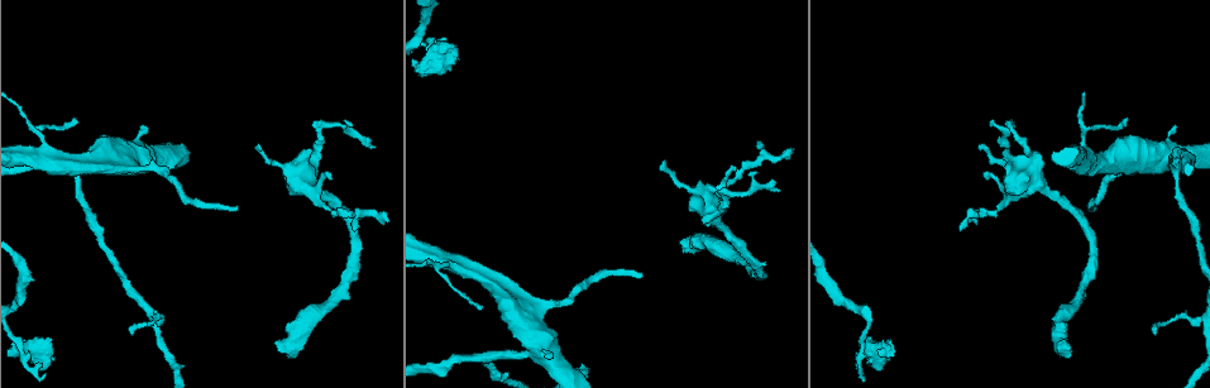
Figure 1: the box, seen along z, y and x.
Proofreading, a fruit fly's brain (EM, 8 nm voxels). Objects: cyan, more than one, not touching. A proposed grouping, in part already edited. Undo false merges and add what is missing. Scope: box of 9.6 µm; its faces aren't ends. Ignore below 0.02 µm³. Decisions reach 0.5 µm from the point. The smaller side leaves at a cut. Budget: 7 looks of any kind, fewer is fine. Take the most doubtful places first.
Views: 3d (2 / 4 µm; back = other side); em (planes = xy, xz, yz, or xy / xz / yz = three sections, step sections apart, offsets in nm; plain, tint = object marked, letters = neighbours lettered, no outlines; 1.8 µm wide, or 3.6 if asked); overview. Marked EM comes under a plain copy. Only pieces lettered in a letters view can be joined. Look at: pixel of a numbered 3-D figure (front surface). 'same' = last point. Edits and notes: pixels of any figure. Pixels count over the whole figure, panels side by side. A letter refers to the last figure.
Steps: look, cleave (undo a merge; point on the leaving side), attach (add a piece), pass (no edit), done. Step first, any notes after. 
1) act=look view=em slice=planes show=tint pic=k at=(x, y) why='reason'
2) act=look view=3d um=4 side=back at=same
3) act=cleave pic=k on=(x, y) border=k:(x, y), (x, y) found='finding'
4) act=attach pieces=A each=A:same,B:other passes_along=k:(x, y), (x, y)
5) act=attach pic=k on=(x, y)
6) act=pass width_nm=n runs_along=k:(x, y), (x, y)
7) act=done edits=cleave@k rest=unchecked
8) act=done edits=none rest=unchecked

act=look view=em slice=planes show=letters pic=1 at=(643, 276) why='tapers out'

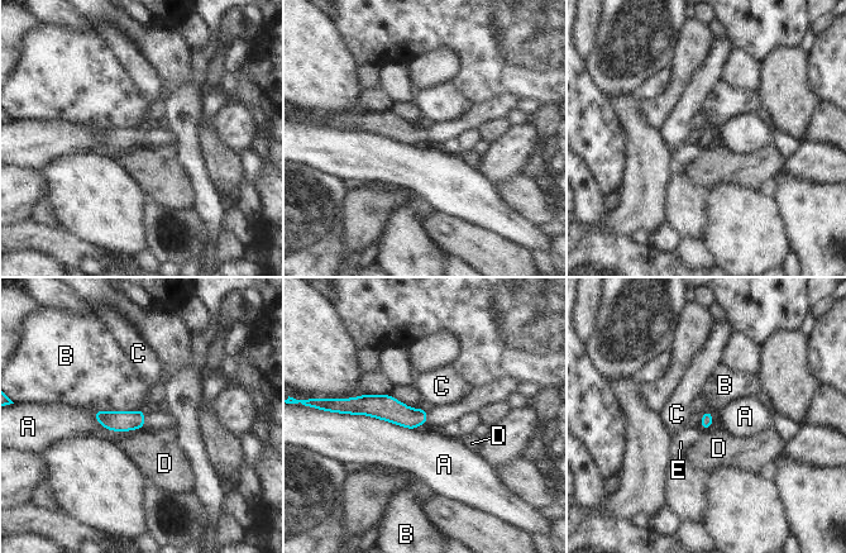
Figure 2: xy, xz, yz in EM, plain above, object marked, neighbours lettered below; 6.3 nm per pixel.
act=pass longest_contact=A:500nm each=A:other,B:other,C:other,D:other,E:other runs_along=2:(350, 405), (385, 406), (424, 419) found='none of them fits'

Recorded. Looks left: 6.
act=look view=em um=3.6 slice=yz step=4 show=tint pic=1 at=(530, 354) why='looks like a crossing'

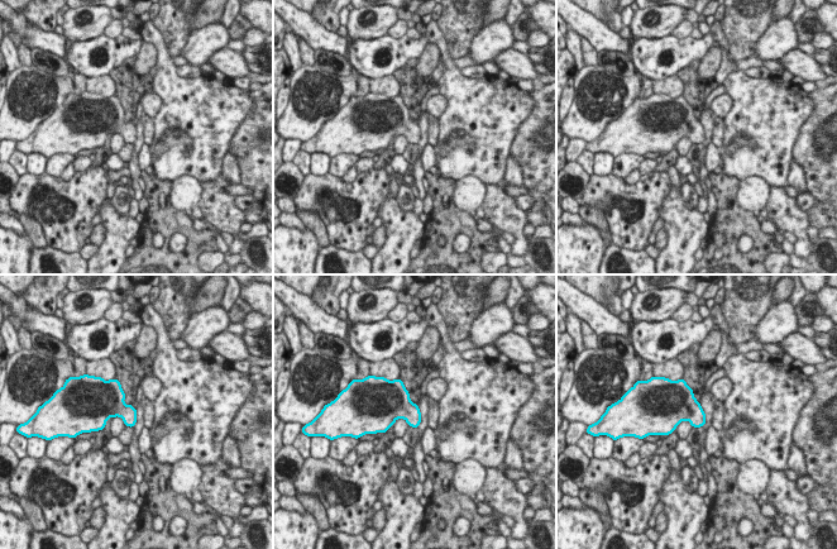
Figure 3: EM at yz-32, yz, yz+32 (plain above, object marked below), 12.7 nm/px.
act=look view=em um=3.6 slice=planes show=letters at=same why='another direction'

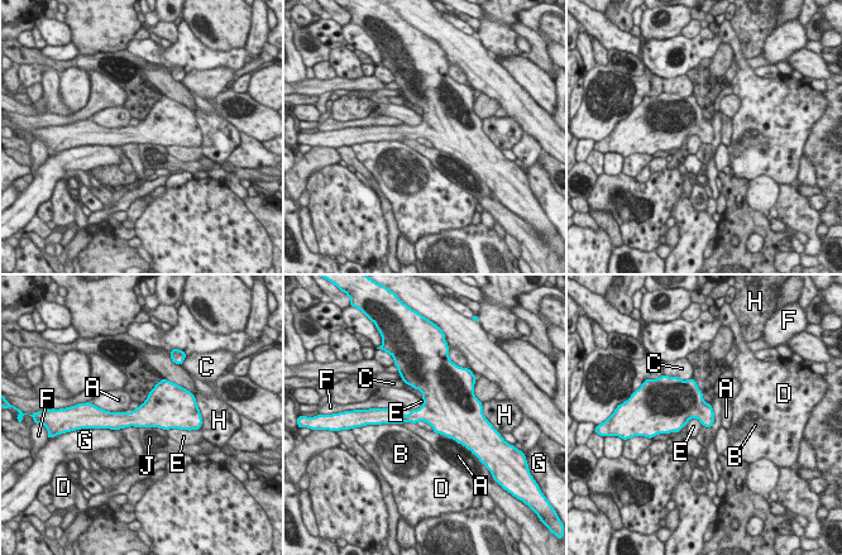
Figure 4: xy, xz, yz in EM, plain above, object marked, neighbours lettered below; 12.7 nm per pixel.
act=pass width_nm=240 each=A:other,B:other,C:other,D:other,E:other,F:other,G:other,H:other,J:other border=4:(709, 405), (713, 412), (712, 426) found='one neuron here'

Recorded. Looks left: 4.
act=look view=em slice=xy step=4 show=tint pic=1 at=(734, 170) why='branch stops here'

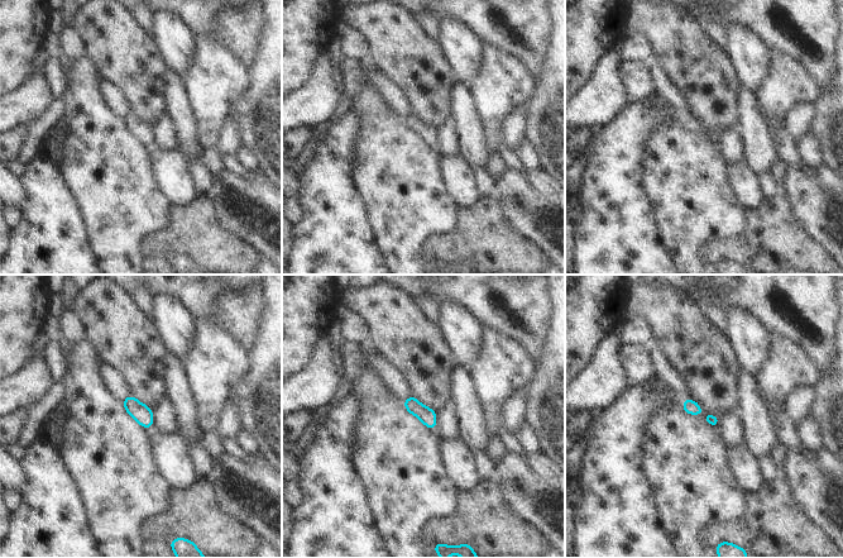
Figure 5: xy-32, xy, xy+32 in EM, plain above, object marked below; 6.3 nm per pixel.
act=look view=em slice=xz step=4 show=letters at=same

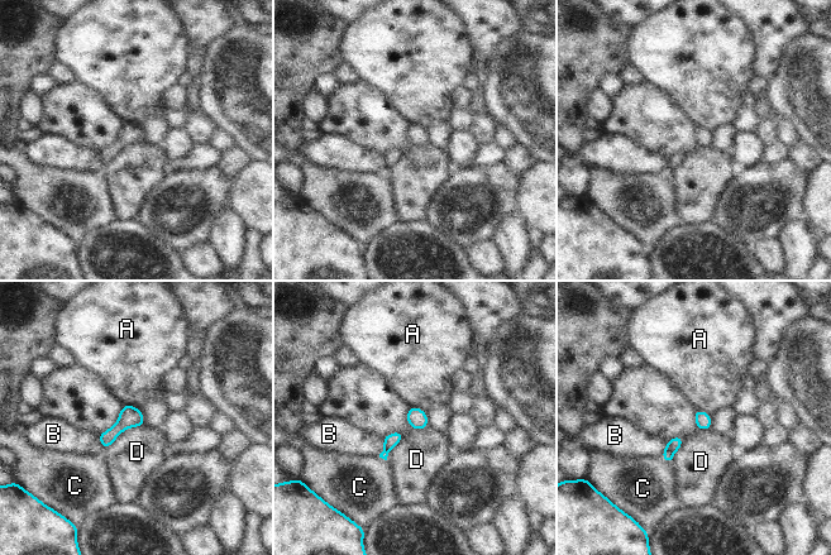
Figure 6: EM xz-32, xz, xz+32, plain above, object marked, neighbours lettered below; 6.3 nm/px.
act=pass width_nm=100 each=A:other,B:other,C:other,D:other found='no lettered piece goes on from it'

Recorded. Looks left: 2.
act=done edits=none rest=unchecked

